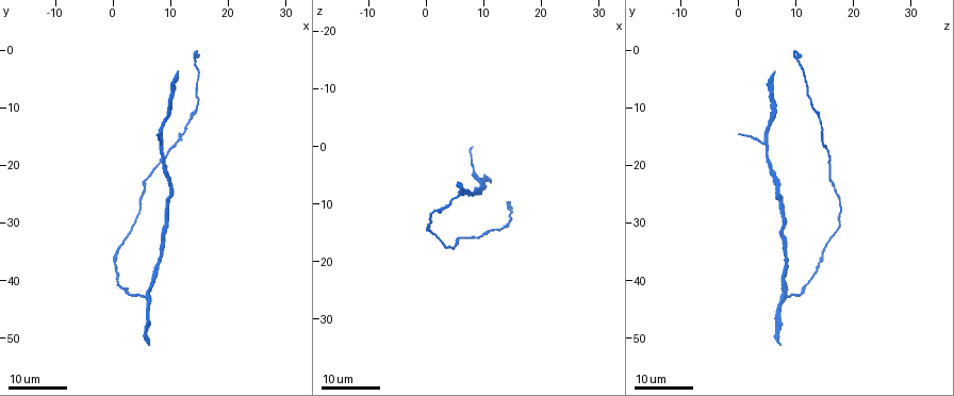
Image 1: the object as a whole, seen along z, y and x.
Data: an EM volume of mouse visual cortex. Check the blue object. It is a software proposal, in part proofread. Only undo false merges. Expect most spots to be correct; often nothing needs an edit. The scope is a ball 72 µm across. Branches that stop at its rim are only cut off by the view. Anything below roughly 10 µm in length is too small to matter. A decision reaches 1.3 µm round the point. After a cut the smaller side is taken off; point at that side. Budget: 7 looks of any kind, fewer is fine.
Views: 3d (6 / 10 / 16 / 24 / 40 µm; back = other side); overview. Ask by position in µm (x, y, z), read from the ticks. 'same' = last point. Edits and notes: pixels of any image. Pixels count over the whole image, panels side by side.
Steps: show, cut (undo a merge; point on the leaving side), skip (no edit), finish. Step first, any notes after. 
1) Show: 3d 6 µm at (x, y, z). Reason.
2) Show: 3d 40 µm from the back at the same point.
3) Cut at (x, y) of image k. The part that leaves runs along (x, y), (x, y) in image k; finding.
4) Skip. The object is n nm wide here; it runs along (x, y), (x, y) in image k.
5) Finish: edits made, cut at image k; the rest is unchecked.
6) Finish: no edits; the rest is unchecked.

Show: 3d 24 µm at (13.5, 12.0, 14.5).

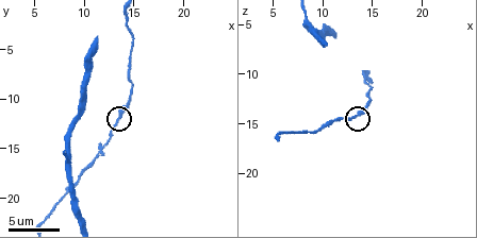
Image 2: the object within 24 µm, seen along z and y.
Show: 3d 6 µm at (13.4, 11.8, 14.0).

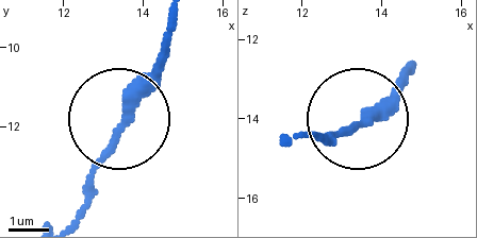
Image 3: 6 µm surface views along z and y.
Skip. Continuous, no second neuron.

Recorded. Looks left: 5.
Show: 3d 10 µm at (5.8, 22.2, 15.8). Calibre changes.

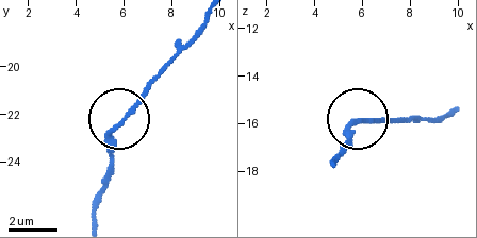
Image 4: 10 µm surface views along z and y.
Skip. It runs along (329, 163), (359, 122), (400, 120) in image 4; continuous, no second neuron.

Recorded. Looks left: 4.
Show: 3d 24 µm at (2.0, 41.0, 11.0). Sudden change in width.

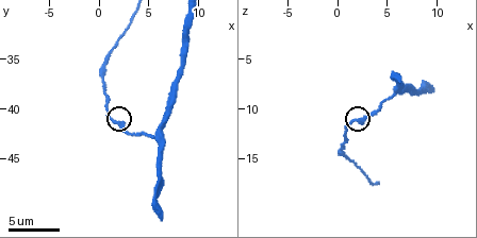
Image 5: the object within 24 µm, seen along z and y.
Show: 3d 10 µm at (1.6, 41.2, 11.4).

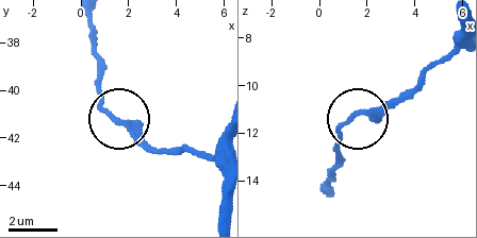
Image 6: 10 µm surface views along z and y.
Show: 3d 10 µm from the back at (1.5, 41.3, 11.2). From behind.

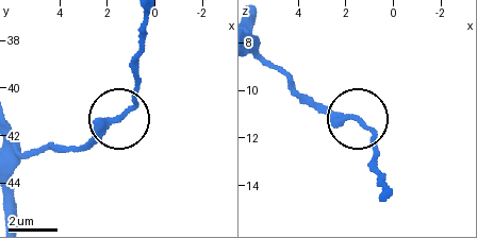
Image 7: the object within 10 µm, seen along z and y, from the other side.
Skip. One neuron here.

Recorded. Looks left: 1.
Finish: no edits; the rest is unchecked.

